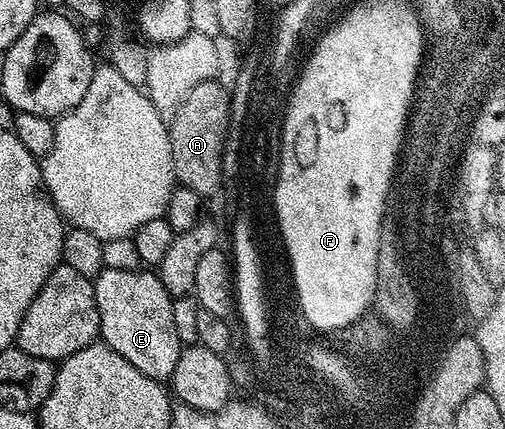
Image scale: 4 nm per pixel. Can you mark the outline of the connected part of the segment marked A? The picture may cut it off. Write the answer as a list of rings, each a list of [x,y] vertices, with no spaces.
[[[206,78],[183,100],[168,124],[173,177],[181,187],[194,190],[202,198],[209,198],[224,182],[222,168],[229,112],[229,91]]]

